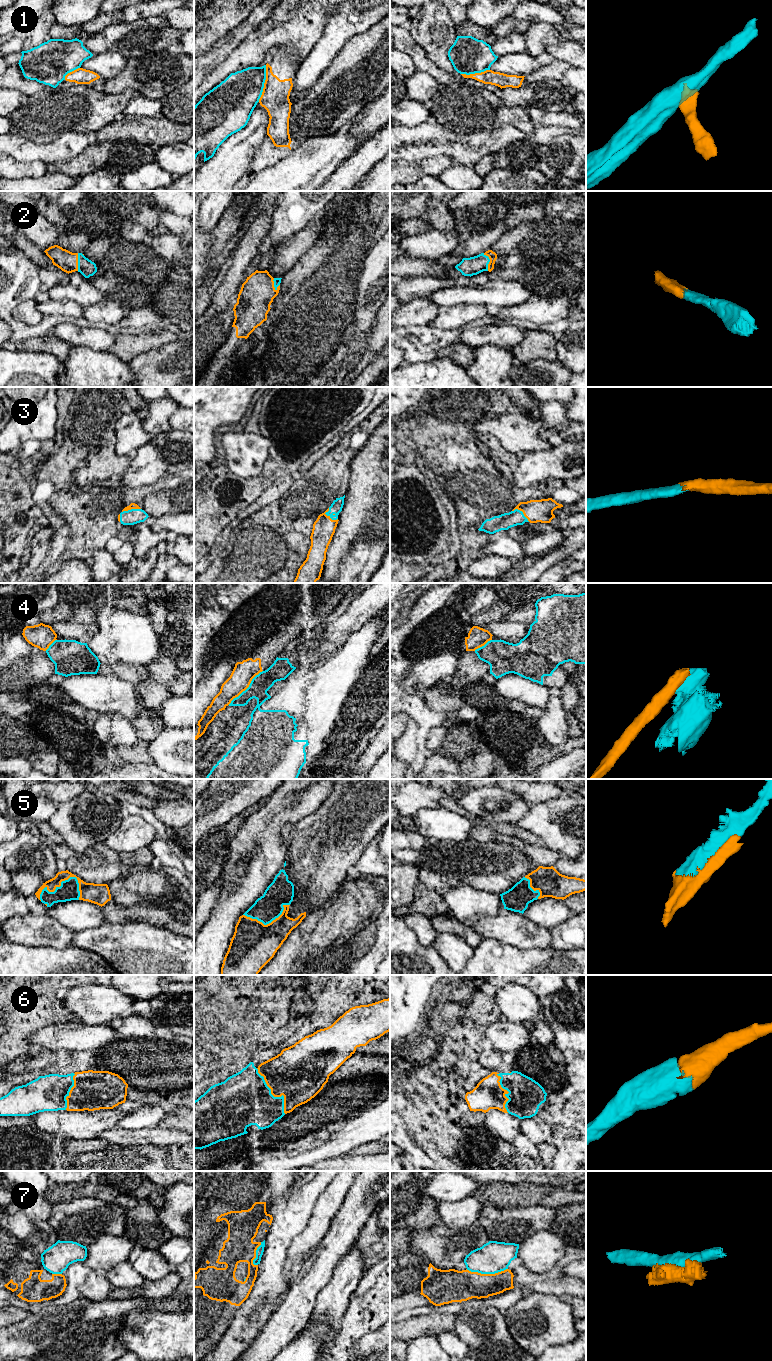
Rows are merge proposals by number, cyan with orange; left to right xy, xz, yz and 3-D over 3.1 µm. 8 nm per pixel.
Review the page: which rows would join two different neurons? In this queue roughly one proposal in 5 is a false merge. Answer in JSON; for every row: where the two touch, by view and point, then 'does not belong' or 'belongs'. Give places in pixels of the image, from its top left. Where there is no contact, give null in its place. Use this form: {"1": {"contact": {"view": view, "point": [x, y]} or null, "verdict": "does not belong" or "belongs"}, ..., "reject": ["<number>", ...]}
{"1": {"contact": {"view": "xz", "point": [264, 82]}, "verdict": "does not belong"}, "2": {"contact": {"view": "yz", "point": [489, 261]}, "verdict": "belongs"}, "3": {"contact": {"view": "xz", "point": [331, 518]}, "verdict": "belongs"}, "4": {"contact": {"view": "xz", "point": [247, 688]}, "verdict": "does not belong"}, "5": {"contact": {"view": "xy", "point": [56, 888]}, "verdict": "belongs"}, "6": {"contact": {"view": "xz", "point": [272, 1095]}, "verdict": "belongs"}, "7": {"contact": {"view": "yz", "point": [486, 1273]}, "verdict": "does not belong"}, "reject": ["1", "4", "7"]}

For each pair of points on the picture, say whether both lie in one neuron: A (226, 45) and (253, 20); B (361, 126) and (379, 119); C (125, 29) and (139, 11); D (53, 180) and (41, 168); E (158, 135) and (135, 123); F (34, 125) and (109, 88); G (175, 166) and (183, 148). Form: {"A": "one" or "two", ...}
{"A": "one", "B": "one", "C": "two", "D": "two", "E": "one", "F": "two", "G": "one"}

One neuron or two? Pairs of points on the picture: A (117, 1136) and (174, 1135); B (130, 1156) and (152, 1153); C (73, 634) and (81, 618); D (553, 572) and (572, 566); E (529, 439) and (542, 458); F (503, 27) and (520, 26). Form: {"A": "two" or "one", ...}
{"A": "one", "B": "one", "C": "two", "D": "one", "E": "two", "F": "one"}

